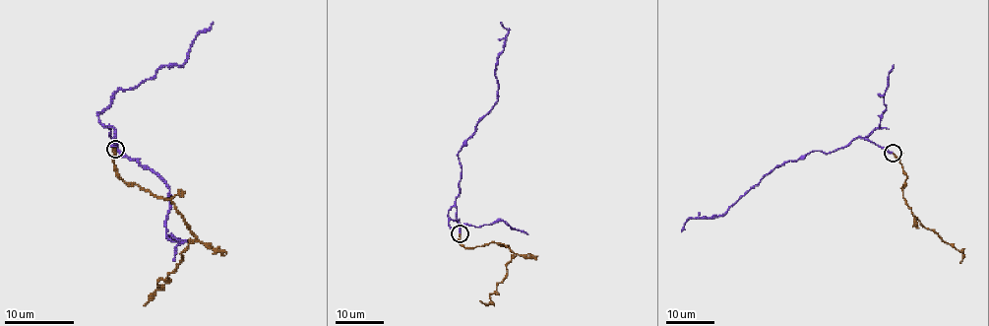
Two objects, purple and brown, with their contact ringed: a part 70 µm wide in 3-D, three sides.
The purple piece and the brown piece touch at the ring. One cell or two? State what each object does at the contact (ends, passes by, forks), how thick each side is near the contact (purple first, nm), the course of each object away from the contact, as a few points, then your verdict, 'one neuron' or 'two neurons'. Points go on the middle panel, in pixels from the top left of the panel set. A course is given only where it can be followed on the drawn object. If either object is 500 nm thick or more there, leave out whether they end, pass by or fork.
purple ends; brown ends; calibres 220 and 180 nm; course purple (461, 234), (456, 200), (462, 168), (458, 153), (498, 99), (497, 62), (504, 48), (508, 31), (500, 22); course brown (461, 234), (465, 247), (497, 242), (516, 255), (490, 302), (479, 300); two neurons

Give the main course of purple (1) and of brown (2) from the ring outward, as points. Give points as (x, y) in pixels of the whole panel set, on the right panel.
1: (894, 153), (859, 137), (828, 153), (812, 151), (796, 161), (776, 164), (721, 215), (690, 219), (681, 231)
2: (894, 153), (906, 174), (901, 187), (902, 198), (914, 216), (943, 241), (961, 251), (963, 258), (959, 263)

